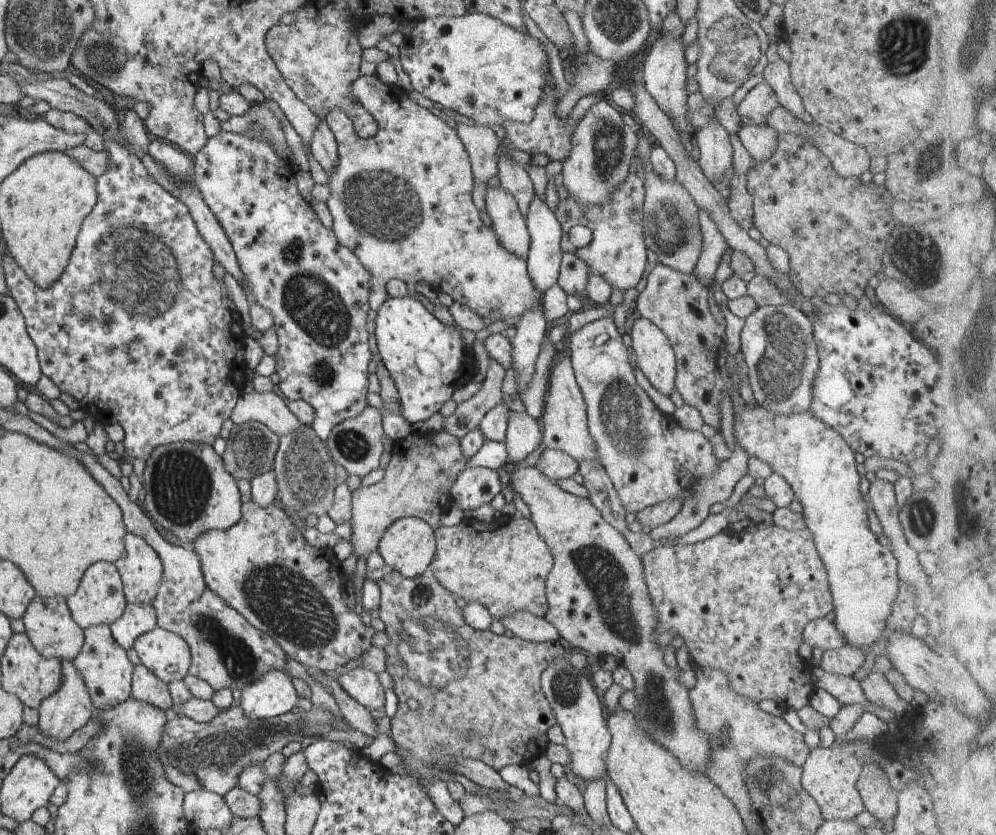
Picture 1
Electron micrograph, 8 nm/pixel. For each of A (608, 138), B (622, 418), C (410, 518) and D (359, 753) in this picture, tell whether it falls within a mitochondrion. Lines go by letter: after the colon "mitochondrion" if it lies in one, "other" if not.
A: mitochondrion
B: mitochondrion
C: other
D: other

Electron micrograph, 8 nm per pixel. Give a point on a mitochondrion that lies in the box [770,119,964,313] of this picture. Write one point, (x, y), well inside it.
(915, 254)

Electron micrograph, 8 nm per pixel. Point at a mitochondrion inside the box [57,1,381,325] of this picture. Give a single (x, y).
(105, 55)

